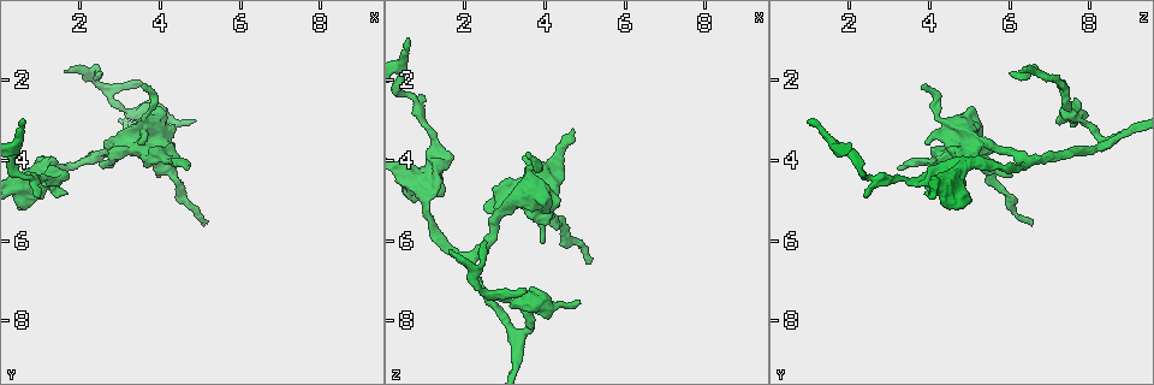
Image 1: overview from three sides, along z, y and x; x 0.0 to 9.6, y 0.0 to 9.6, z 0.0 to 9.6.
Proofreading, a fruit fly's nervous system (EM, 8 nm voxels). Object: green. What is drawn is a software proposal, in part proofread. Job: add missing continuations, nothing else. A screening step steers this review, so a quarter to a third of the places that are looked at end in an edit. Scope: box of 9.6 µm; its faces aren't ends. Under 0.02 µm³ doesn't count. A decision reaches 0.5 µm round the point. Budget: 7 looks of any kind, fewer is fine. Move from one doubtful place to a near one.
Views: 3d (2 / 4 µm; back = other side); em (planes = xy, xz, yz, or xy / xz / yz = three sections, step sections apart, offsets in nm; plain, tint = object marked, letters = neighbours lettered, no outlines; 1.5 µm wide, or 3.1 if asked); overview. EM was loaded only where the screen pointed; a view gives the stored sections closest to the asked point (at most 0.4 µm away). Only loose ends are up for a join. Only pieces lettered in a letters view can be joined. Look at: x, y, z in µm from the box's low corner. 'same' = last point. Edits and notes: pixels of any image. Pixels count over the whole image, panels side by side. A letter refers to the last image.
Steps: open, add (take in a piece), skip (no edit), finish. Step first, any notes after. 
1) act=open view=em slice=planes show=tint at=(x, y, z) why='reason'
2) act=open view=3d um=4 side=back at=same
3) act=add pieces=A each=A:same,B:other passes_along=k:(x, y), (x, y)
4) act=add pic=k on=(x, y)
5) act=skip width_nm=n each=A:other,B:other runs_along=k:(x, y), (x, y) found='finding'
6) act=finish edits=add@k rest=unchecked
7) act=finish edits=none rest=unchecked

act=open view=em slice=planes show=letters at=(4.05, 4.35, 6.00) why='free end'

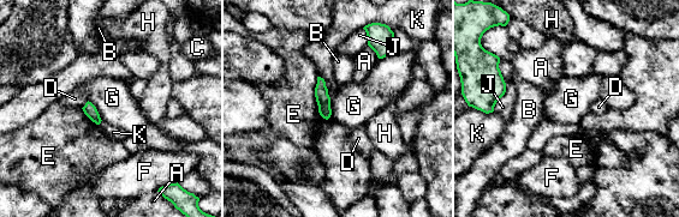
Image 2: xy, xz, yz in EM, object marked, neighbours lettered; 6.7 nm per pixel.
act=skip each=A:other,B:other,C:other,D:other,E:other,F:other,G:other,H:other,J:other,K:other border=2:(88, 100), (102, 120) found='none of them fits'

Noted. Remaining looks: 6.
act=open view=em slice=planes show=tint at=(3.55, 2.15, 3.80) why='branch stops here'

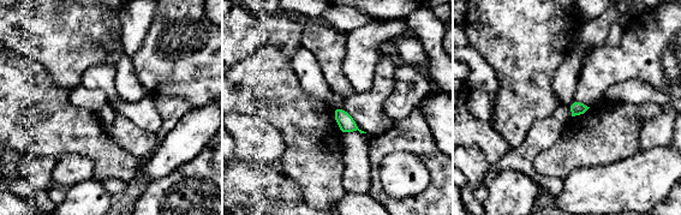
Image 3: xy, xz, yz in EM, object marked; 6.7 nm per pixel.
act=open view=em slice=planes show=letters at=same why='see the neighbours'

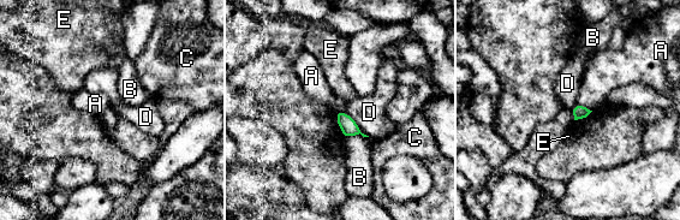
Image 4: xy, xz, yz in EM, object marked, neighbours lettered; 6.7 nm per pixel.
act=skip each=A:other,B:other,C:other,D:other,E:other border=4:(344, 112), (362, 132), (369, 136) found='no lettered piece goes on from it'

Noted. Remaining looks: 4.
act=open view=em slice=planes show=letters at=(0.95, 4.95, 2.40) why='an open end'

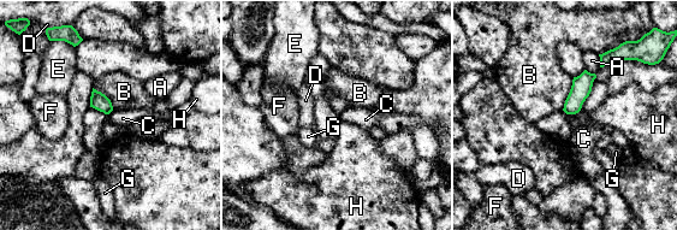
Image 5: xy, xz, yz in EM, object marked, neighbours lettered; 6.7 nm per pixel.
act=skip each=A:other,B:other,C:other,D:other,E:other,F:other,G:other,H:other border=5:(113, 110), (108, 114) found='none of them fits'

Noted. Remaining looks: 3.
act=finish edits=none rest=unchecked

